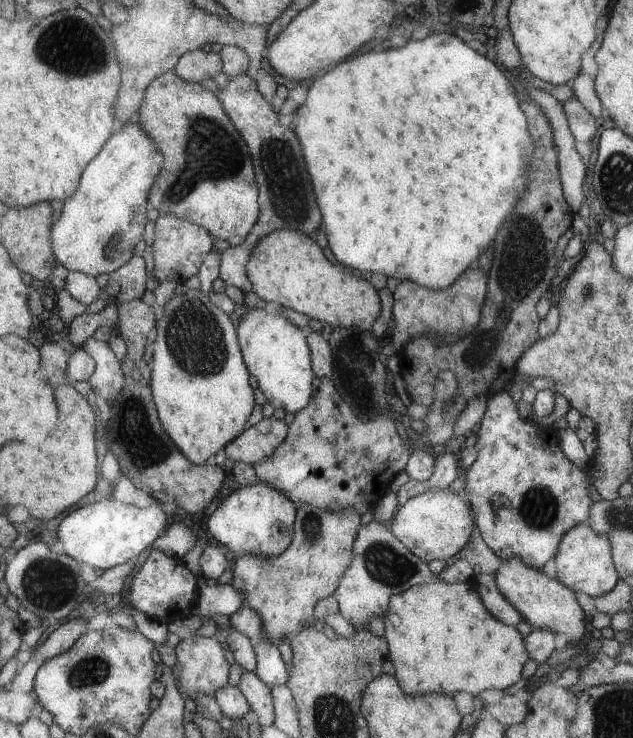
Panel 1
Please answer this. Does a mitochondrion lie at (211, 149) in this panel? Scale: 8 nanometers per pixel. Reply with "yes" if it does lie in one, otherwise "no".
yes

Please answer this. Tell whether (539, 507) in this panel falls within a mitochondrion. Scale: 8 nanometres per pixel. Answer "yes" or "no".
yes

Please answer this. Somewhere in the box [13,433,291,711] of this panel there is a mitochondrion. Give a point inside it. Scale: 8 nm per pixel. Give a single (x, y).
(49, 584)

